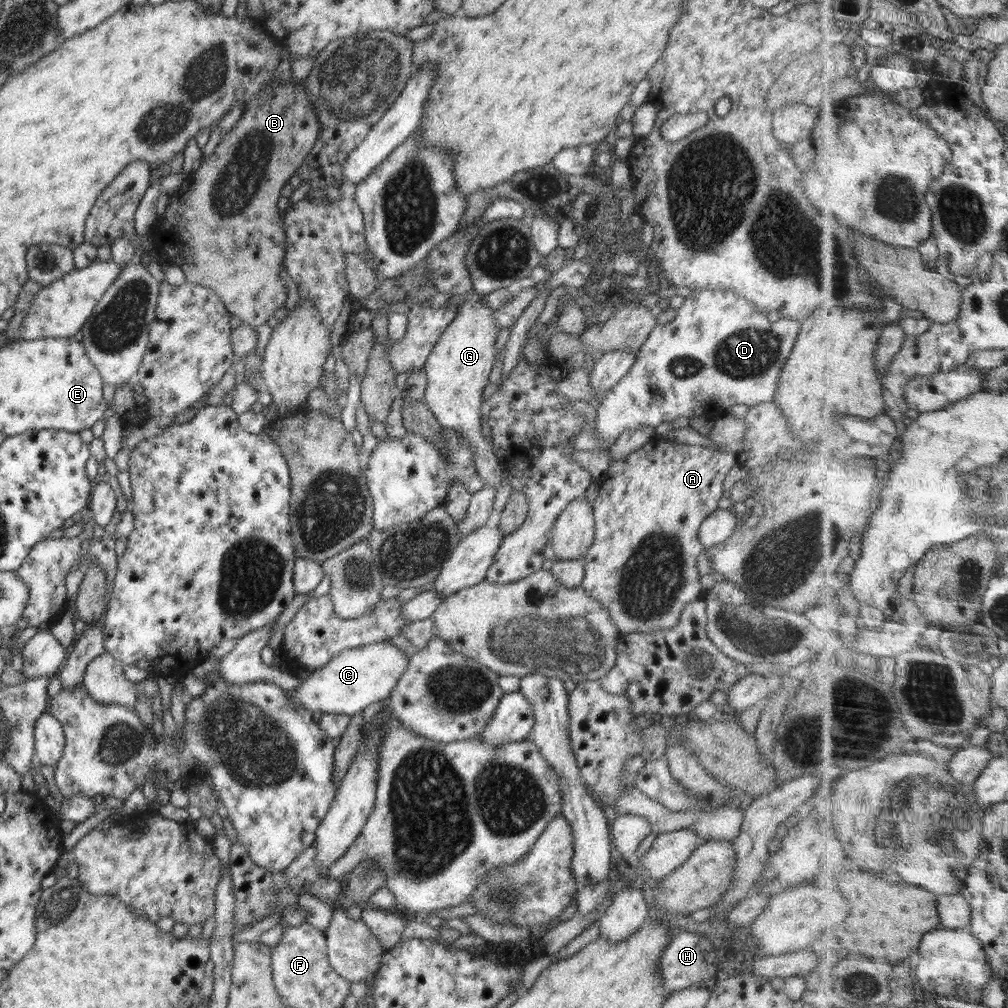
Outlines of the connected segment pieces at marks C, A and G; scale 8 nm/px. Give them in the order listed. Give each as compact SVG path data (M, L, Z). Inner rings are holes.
M386 641L363 647L340 651L322 668L311 671L294 691L284 691L288 700L308 712L345 714L352 718L363 713L372 703L387 700L407 669L409 657L402 649L389 645Z
M654 437L653 440L648 441L642 448L632 451L624 458L612 461L609 467L596 478L596 484L600 488L598 488L596 500L591 502L593 517L595 518L595 537L584 556L585 573L581 586L588 596L601 602L602 606L608 610L610 618L615 622L615 627L622 635L630 634L631 632L649 633L650 631L668 630L676 626L681 612L689 602L701 598L704 590L700 584L701 574L697 567L697 558L700 553L704 552L706 547L698 538L699 528L704 518L712 514L712 511L718 509L718 501L728 494L724 492L722 482L724 482L726 474L730 472L730 468L734 468L736 465L738 465L737 453L718 451L711 447L678 443Z
M478 293L469 295L457 305L456 316L440 335L422 368L427 378L423 400L442 428L452 429L459 439L464 439L471 446L476 476L494 489L501 483L503 468L495 457L493 440L480 432L480 409L482 392L489 383L488 375L494 366L497 334L495 312L488 306L486 297Z

